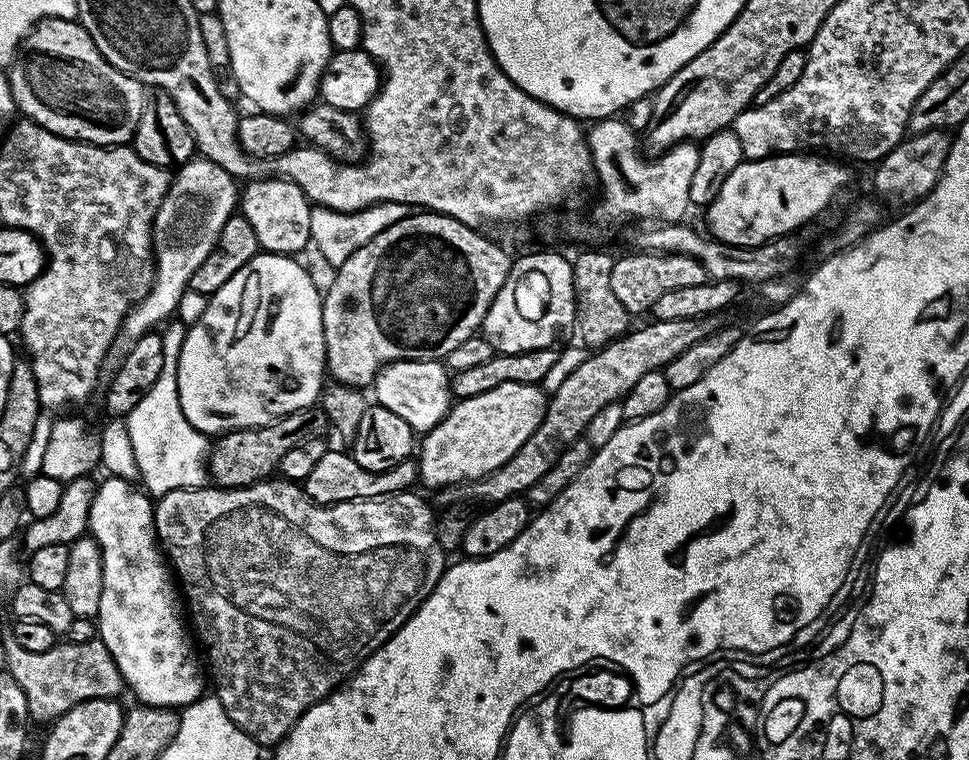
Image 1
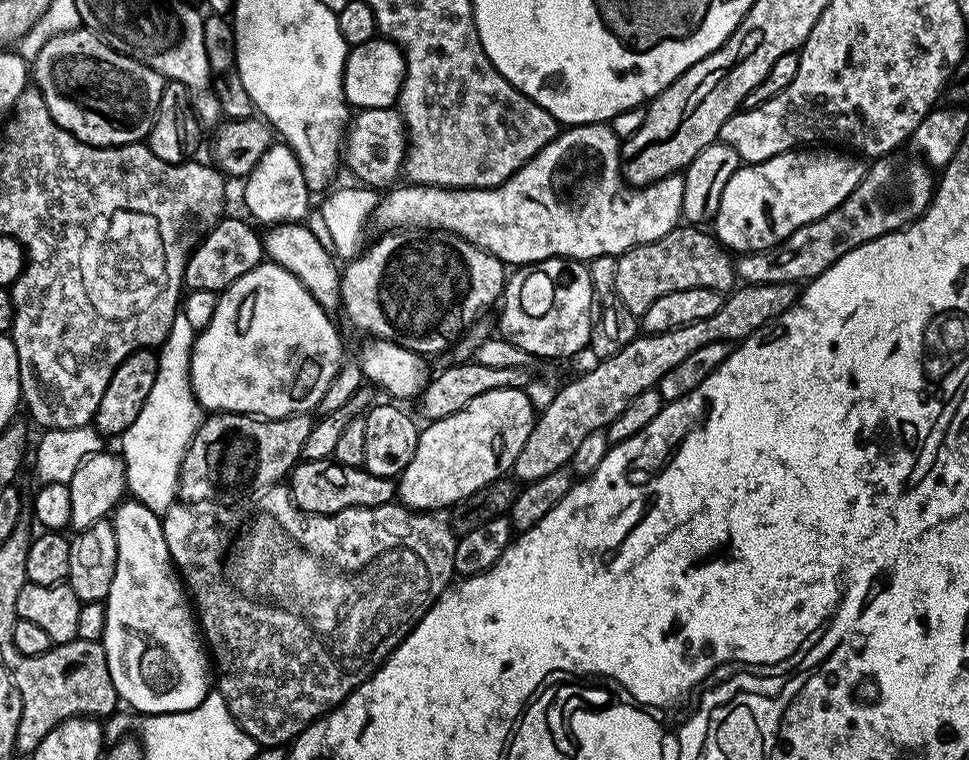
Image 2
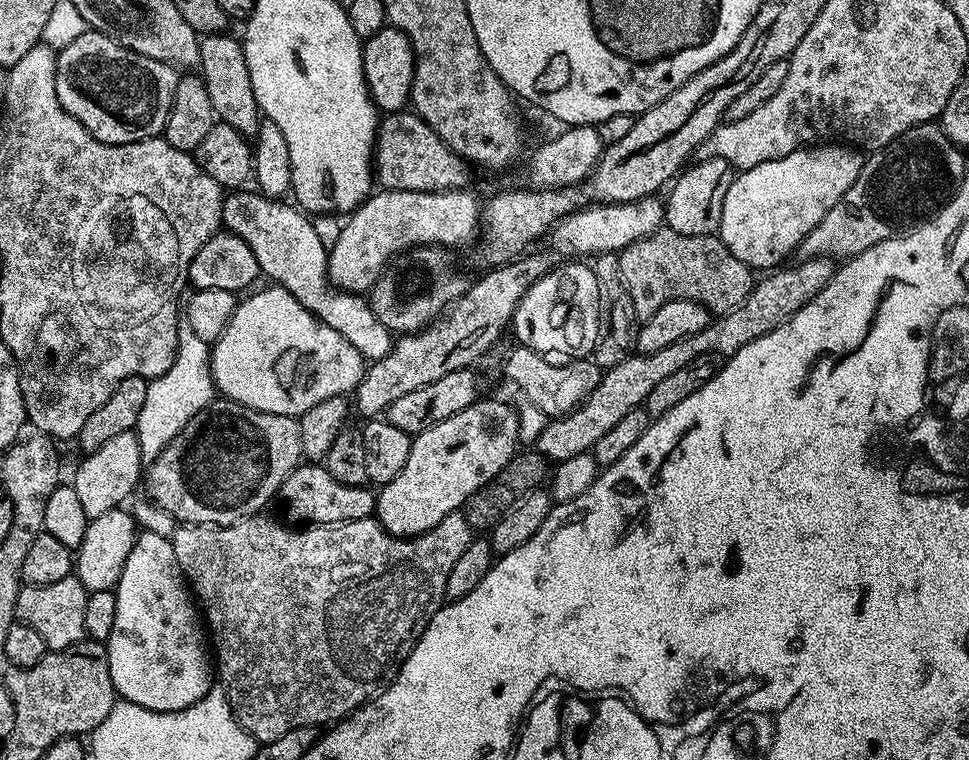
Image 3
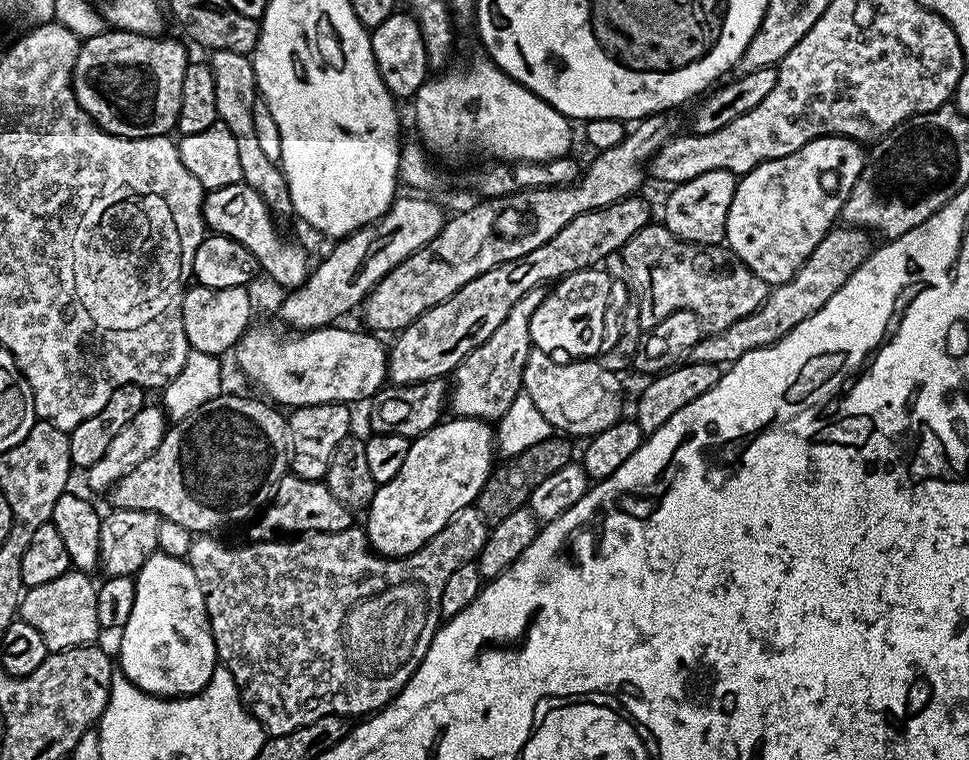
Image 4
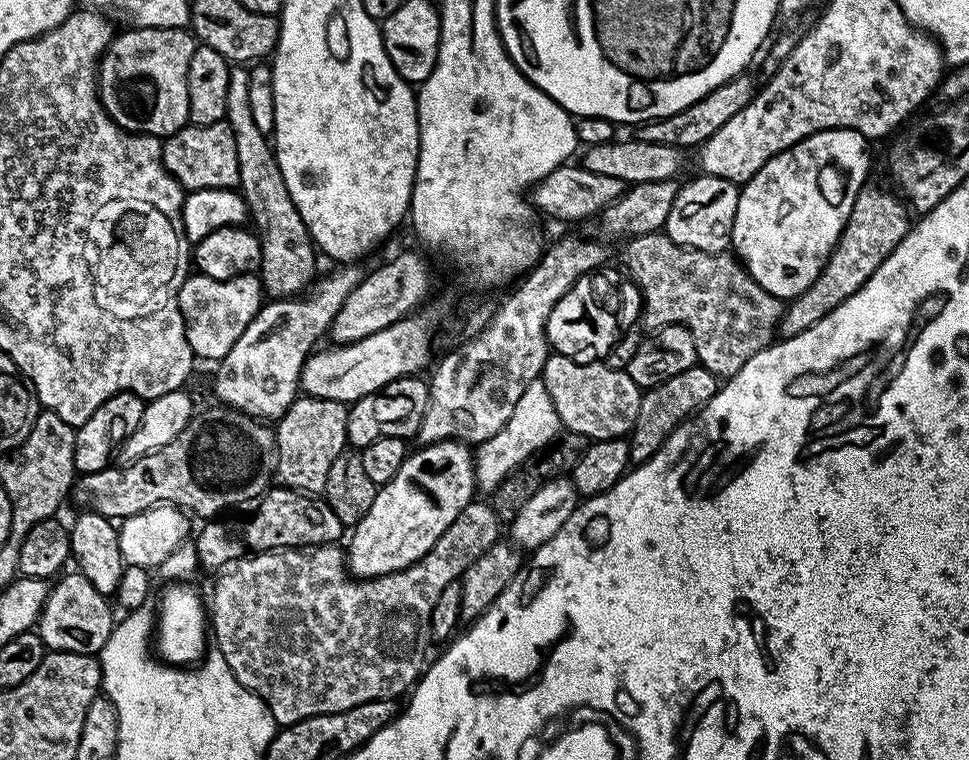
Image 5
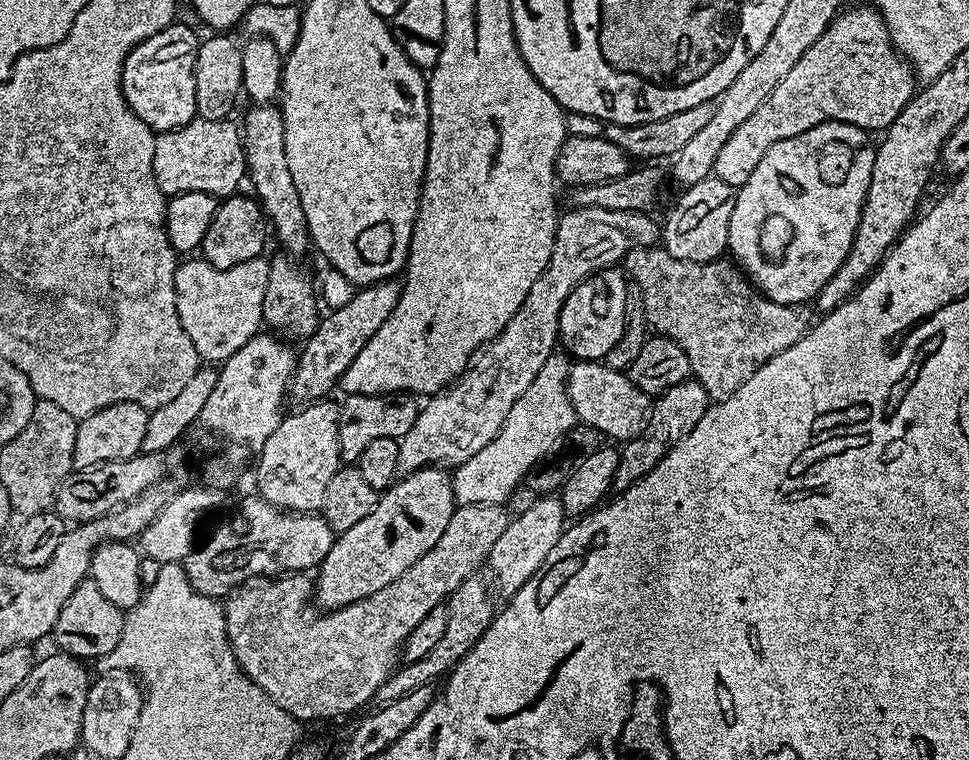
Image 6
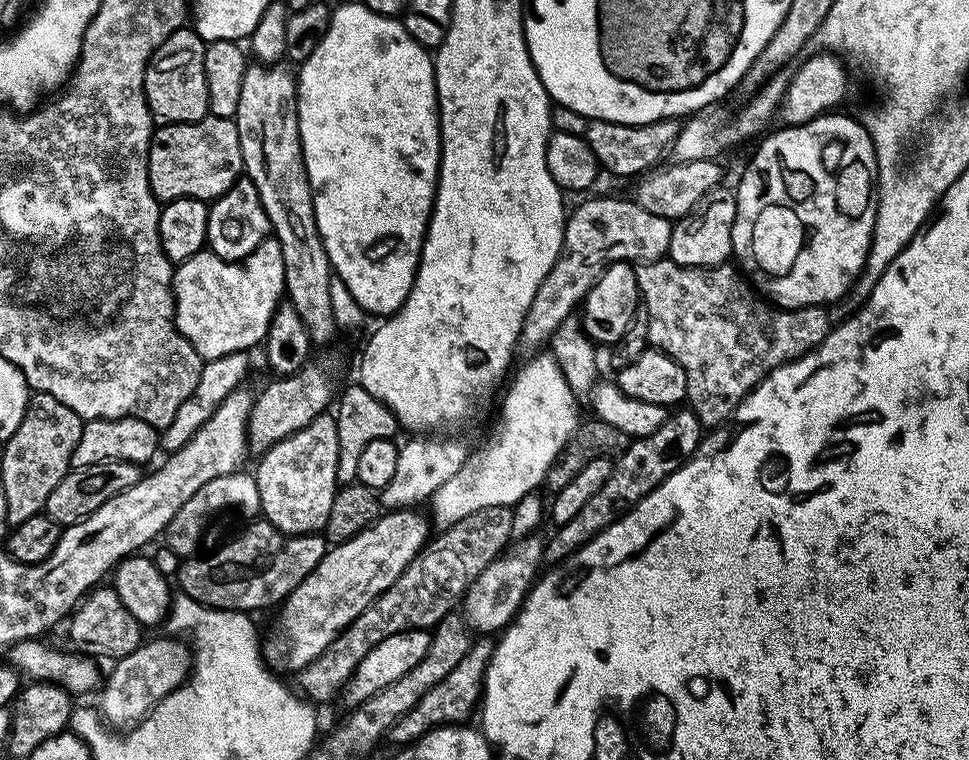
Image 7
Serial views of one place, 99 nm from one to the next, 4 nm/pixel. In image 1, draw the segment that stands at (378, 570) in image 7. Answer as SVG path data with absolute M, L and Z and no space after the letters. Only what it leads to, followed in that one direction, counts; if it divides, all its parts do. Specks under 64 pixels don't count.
M518 382L494 386L494 390L478 394L478 398L456 400L442 422L423 433L421 440L424 441L421 444L419 441L419 483L424 483L431 490L439 490L489 476L518 454L518 446L522 446L522 442L538 430L547 408L548 396L540 384Z

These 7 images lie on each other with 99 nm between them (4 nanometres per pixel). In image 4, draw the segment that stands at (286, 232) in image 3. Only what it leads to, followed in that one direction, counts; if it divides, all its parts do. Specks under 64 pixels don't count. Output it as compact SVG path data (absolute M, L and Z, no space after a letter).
M241 182L211 189L204 198L204 222L209 233L242 242L242 246L254 254L259 271L263 275L265 272L274 283L281 284L284 290L295 290L307 280L310 263L303 246L280 237L272 211L248 184Z

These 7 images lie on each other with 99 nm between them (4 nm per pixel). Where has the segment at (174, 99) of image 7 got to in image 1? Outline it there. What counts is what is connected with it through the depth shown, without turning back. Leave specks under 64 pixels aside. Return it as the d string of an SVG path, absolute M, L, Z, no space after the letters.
M50 17L37 21L21 40L16 59L7 73L19 115L50 130L50 134L58 134L67 140L78 140L82 144L101 146L124 146L136 135L136 127L146 103L145 85L130 74L110 66L98 46L94 46L88 31L75 19Z

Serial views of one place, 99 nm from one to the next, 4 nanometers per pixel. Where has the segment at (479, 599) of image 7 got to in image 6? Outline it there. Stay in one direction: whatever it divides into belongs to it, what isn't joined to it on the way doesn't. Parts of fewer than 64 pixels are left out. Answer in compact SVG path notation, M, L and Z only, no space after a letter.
M555 495L542 496L530 510L513 515L508 521L506 530L502 530L502 535L498 537L498 542L494 542L494 550L490 550L486 564L496 571L496 576L500 579L500 592L504 598L510 598L542 566L546 554L558 546L558 538L564 533L566 527L566 517L562 502Z

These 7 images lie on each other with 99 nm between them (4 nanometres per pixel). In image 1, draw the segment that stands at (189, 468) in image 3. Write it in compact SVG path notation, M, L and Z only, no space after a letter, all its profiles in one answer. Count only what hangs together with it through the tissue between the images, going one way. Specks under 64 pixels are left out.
M313 406L290 412L264 428L237 428L234 432L225 432L211 445L206 467L211 479L221 488L244 488L248 484L258 484L279 469L286 450L294 450L294 446L298 446L298 442L305 440L309 434L319 433L319 428L328 427L324 409Z

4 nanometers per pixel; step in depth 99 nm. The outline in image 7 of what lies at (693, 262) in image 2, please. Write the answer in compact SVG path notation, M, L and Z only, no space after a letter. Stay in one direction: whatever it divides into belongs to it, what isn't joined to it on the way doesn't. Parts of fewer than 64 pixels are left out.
M667 258L662 260L646 260L635 265L640 299L643 308L646 310L646 314L650 318L648 343L655 351L665 352L667 356L674 358L674 362L678 362L678 366L682 366L682 370L686 374L686 390L688 391L686 397L687 407L692 409L692 413L700 419L701 424L708 430L719 428L721 424L731 420L736 415L736 407L744 401L744 397L761 380L766 379L774 369L781 368L783 364L788 364L791 360L796 360L799 356L806 355L807 352L813 352L828 337L828 333L834 327L828 317L827 307L815 304L814 306L806 306L805 308L790 308L785 310L779 306L773 306L763 295L758 294L757 289L735 267L732 269L730 265L731 263L725 262L723 264L716 264L712 268L691 268L690 266L682 266L678 262Z

